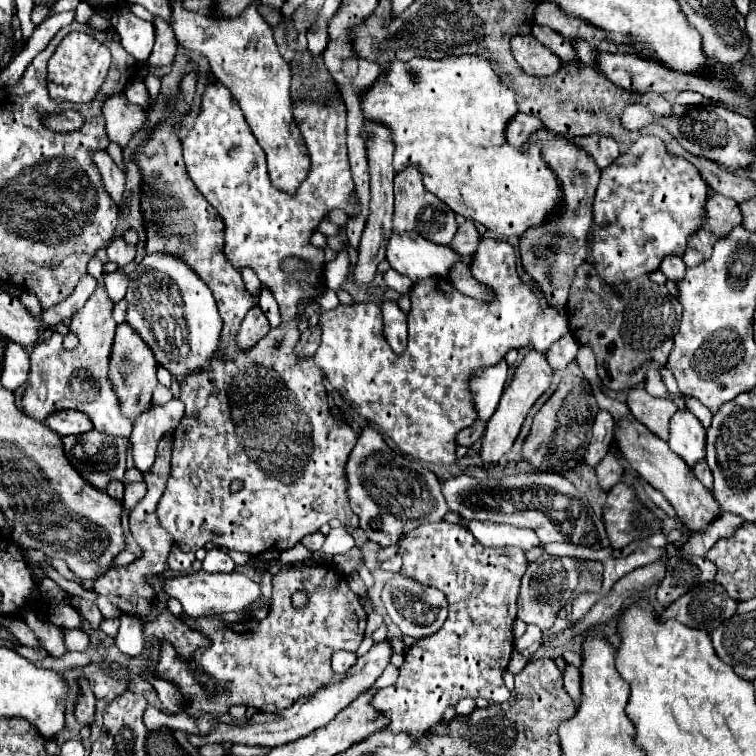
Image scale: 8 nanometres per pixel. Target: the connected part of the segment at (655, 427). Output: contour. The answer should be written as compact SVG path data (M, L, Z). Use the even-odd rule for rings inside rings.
M632 389L628 395L628 407L634 419L644 423L660 439L668 441L670 419L678 411L678 407L672 401L656 399L648 395L644 389Z

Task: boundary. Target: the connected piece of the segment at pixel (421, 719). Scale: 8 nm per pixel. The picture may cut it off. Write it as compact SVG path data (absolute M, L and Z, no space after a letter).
M446 521L426 523L406 533L398 545L398 555L402 557L402 575L414 579L420 585L438 587L444 591L450 605L444 627L436 635L412 645L406 653L404 665L400 667L398 681L392 687L380 689L372 699L374 707L392 719L386 731L402 731L416 739L442 719L446 707L456 705L464 697L484 697L490 703L504 703L510 699L510 691L502 681L502 671L508 667L514 649L512 623L516 619L516 597L528 562L523 550L514 547L484 547L466 527Z

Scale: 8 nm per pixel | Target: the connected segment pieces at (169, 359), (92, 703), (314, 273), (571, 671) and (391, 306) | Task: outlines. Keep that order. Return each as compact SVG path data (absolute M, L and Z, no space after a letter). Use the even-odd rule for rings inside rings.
M164 251L146 255L138 269L130 273L126 301L130 305L126 323L138 331L154 351L158 363L176 375L178 383L188 371L210 363L218 347L222 319L210 287L202 283L186 261Z
M82 683L82 695L76 705L76 719L78 719L78 723L84 723L84 725L92 725L96 719L96 699L94 699L88 683Z
M220 81L206 83L198 119L196 119L194 127L190 129L188 137L182 141L184 163L186 163L186 171L192 179L192 183L204 195L204 199L218 211L220 219L224 221L224 235L226 235L224 253L226 253L228 261L236 269L252 267L256 271L260 281L264 285L268 285L270 291L274 293L274 297L280 305L282 321L290 321L296 317L296 303L302 297L316 297L322 291L324 281L322 281L320 269L324 263L324 253L322 253L322 249L316 249L310 245L310 235L314 233L314 229L326 217L326 213L330 209L348 209L350 211L346 199L354 191L354 181L352 181L350 163L348 163L348 149L346 149L346 105L344 105L344 99L328 97L326 101L302 101L302 99L292 101L292 115L294 115L294 121L298 123L304 143L308 145L310 163L312 163L306 183L302 183L296 193L286 193L272 185L272 181L268 177L268 169L266 169L264 149L258 145L256 137L252 135L238 101L230 95L230 91ZM286 257L300 257L300 259L308 261L312 271L310 273L292 273L292 275L282 273L280 261Z
M566 665L566 669L562 671L562 681L564 681L564 691L574 699L574 703L578 703L580 699L580 671L574 665Z
M384 301L382 305L384 317L384 335L394 353L402 353L406 349L406 315L398 307L396 301Z

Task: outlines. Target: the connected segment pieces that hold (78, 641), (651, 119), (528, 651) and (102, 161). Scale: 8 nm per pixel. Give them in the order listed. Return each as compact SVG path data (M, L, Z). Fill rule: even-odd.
M62 629L66 639L66 649L70 651L86 651L90 645L90 635L82 629Z
M630 103L622 109L620 113L620 123L626 131L640 131L650 123L660 123L664 129L670 131L670 119L656 119L648 107L644 107L642 103Z
M528 625L526 633L516 641L516 649L524 655L524 657L530 657L536 653L536 649L540 647L540 627L534 627L534 625Z
M104 151L94 153L94 163L102 173L102 181L104 181L104 187L108 191L108 195L120 207L122 205L122 195L124 195L124 181L126 181L124 173L114 165L110 155L104 153Z

